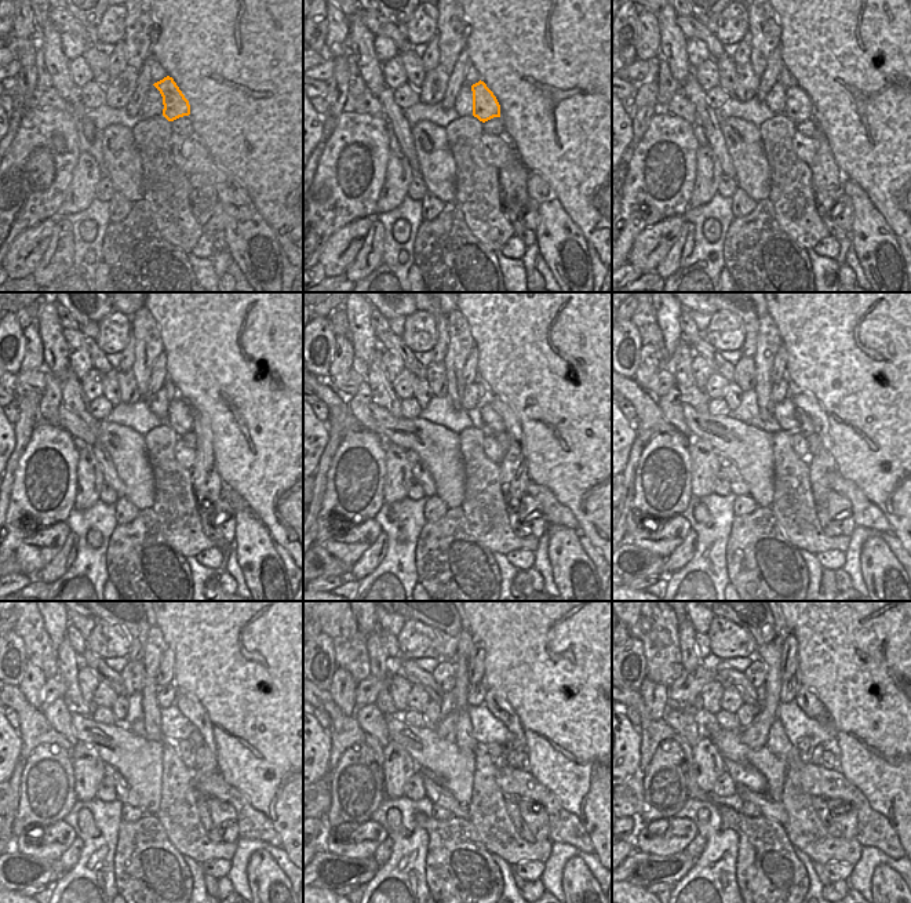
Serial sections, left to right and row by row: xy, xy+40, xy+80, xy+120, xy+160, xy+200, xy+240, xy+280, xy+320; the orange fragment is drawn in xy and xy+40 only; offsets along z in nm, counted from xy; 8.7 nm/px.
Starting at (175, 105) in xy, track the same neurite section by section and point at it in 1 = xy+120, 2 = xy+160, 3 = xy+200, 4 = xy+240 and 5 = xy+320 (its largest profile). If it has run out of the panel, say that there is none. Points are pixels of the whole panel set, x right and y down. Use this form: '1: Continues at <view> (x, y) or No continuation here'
1: Continues at xy+120 (181, 418)
2: Continues at xy+160 (494, 423)
3: Continues at xy+200 (806, 425)
4: Continues at xy+240 (196, 738)
5: Continues at xy+320 (817, 752)

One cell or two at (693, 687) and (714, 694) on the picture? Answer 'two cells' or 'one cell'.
two cells

